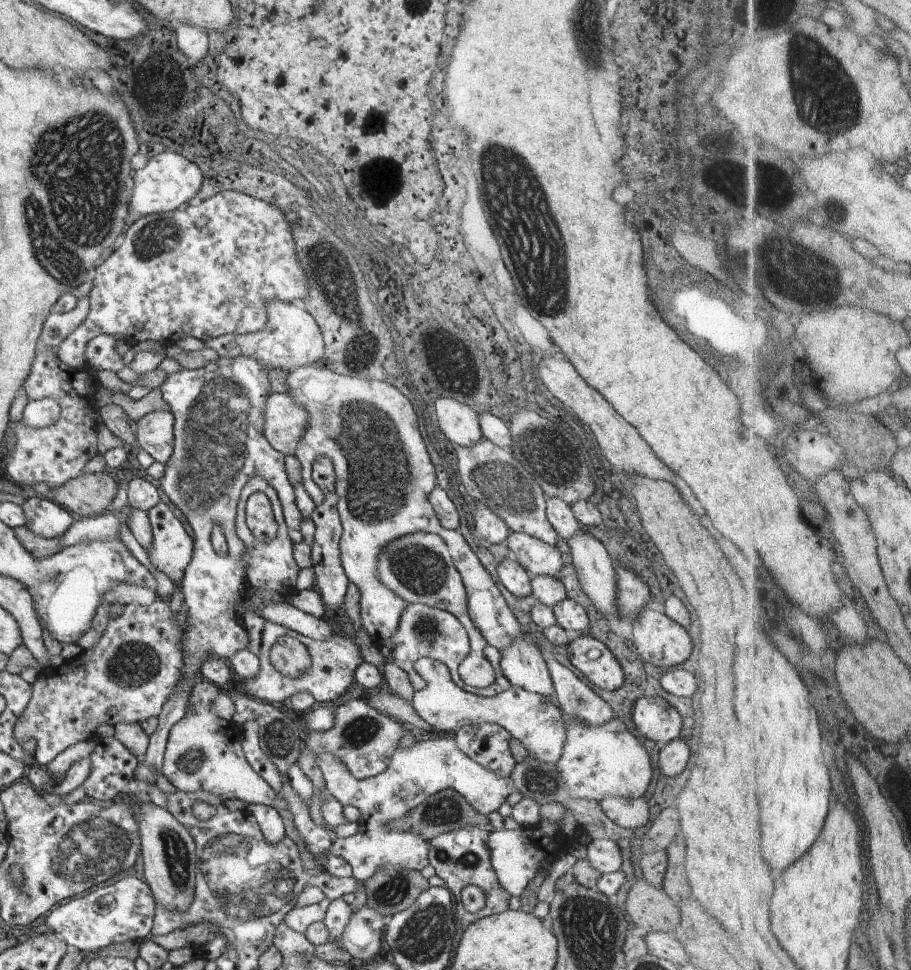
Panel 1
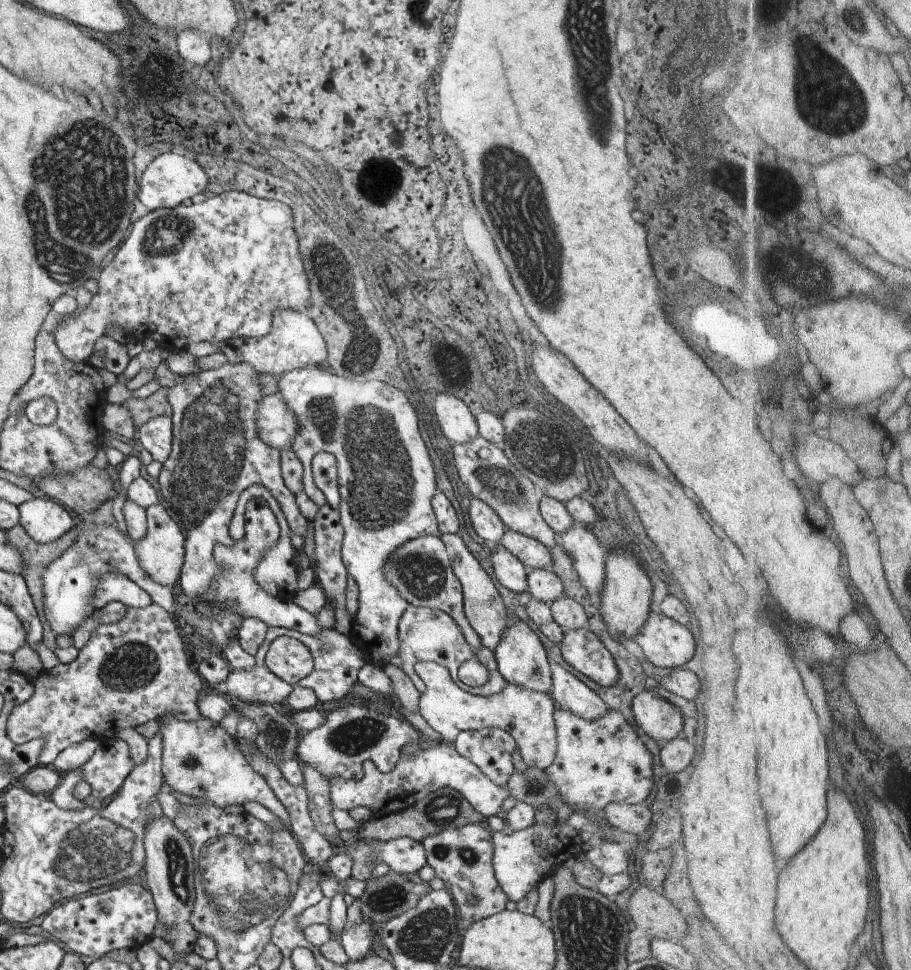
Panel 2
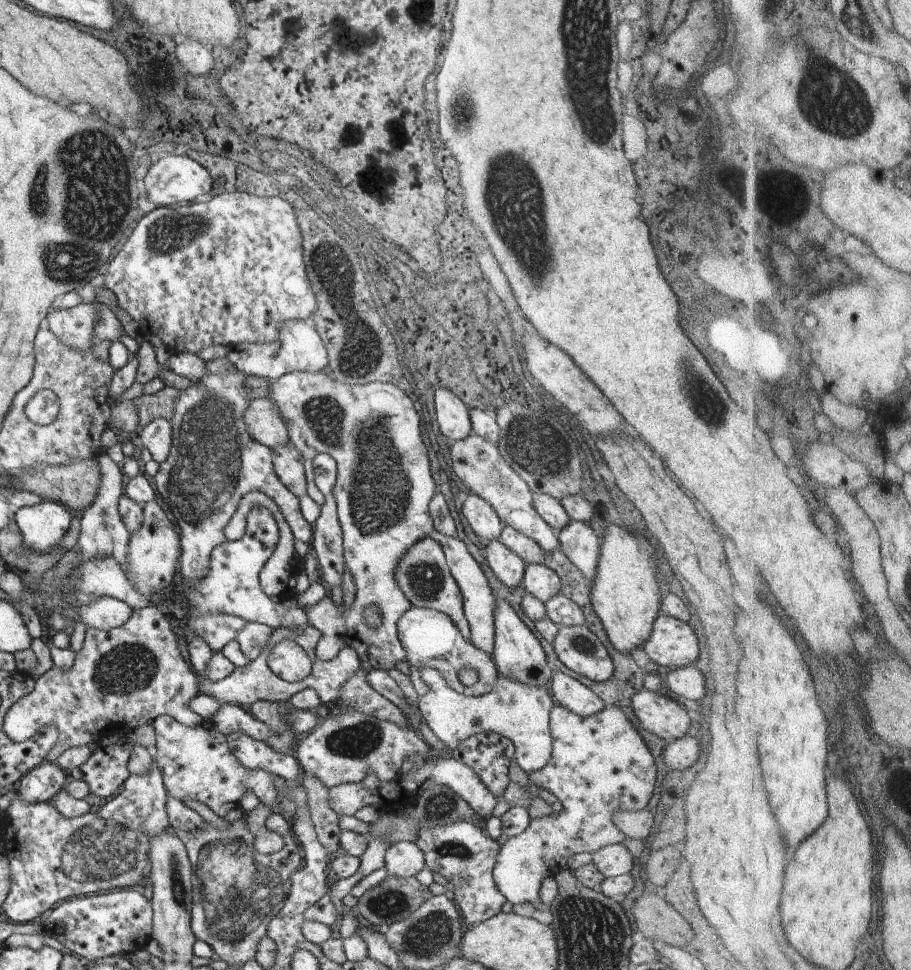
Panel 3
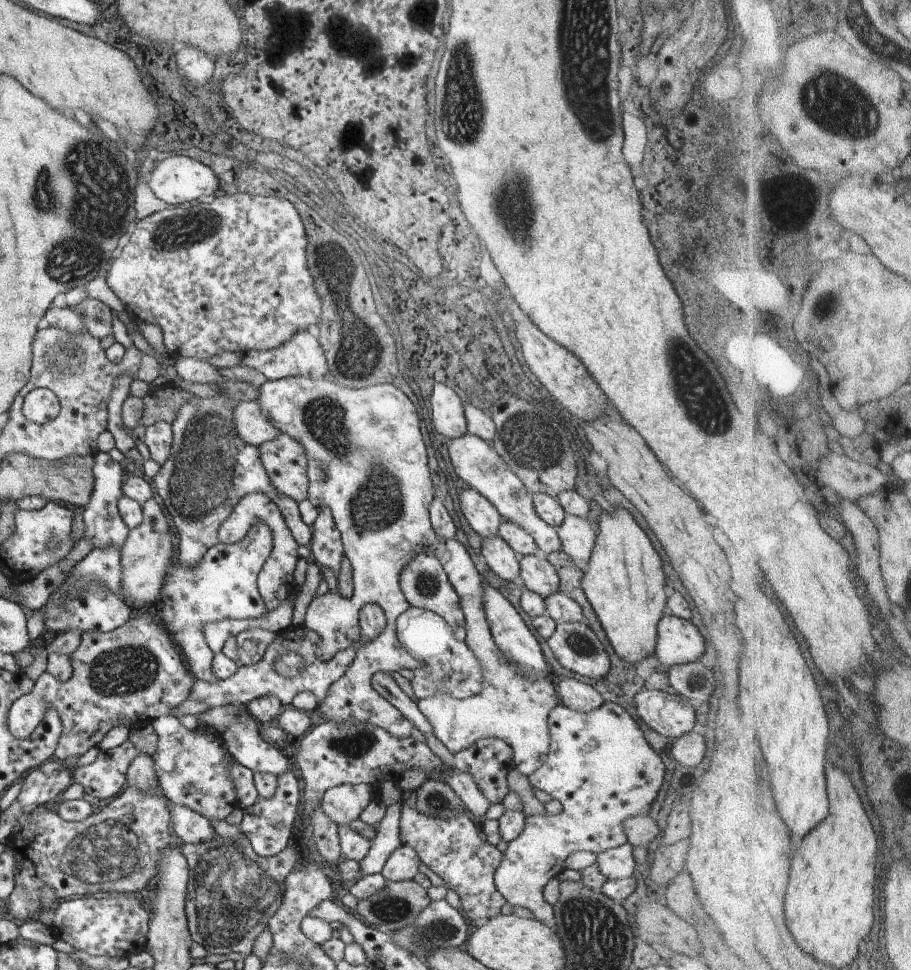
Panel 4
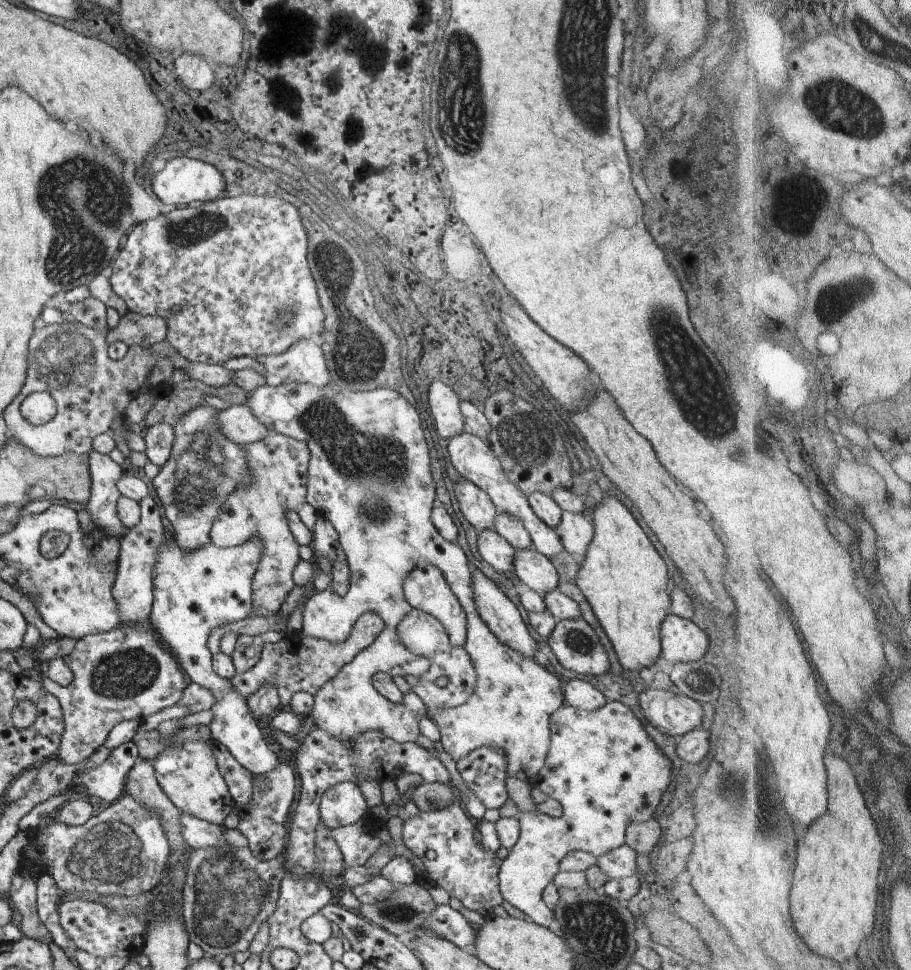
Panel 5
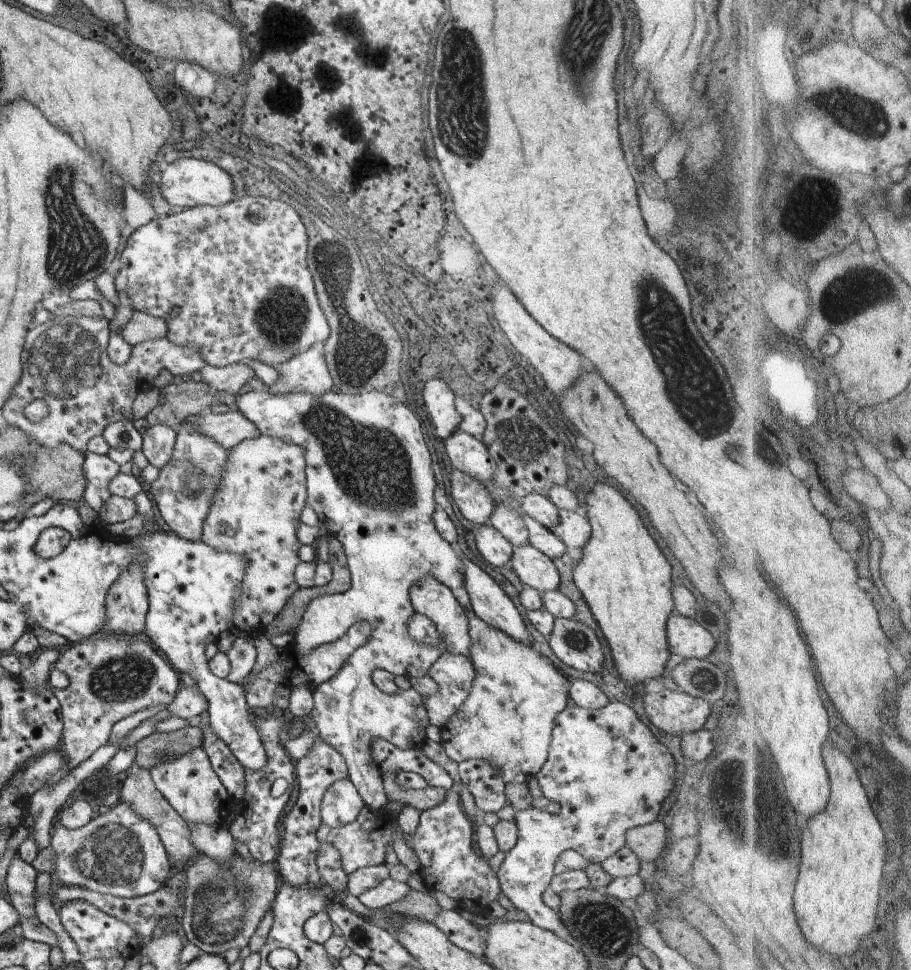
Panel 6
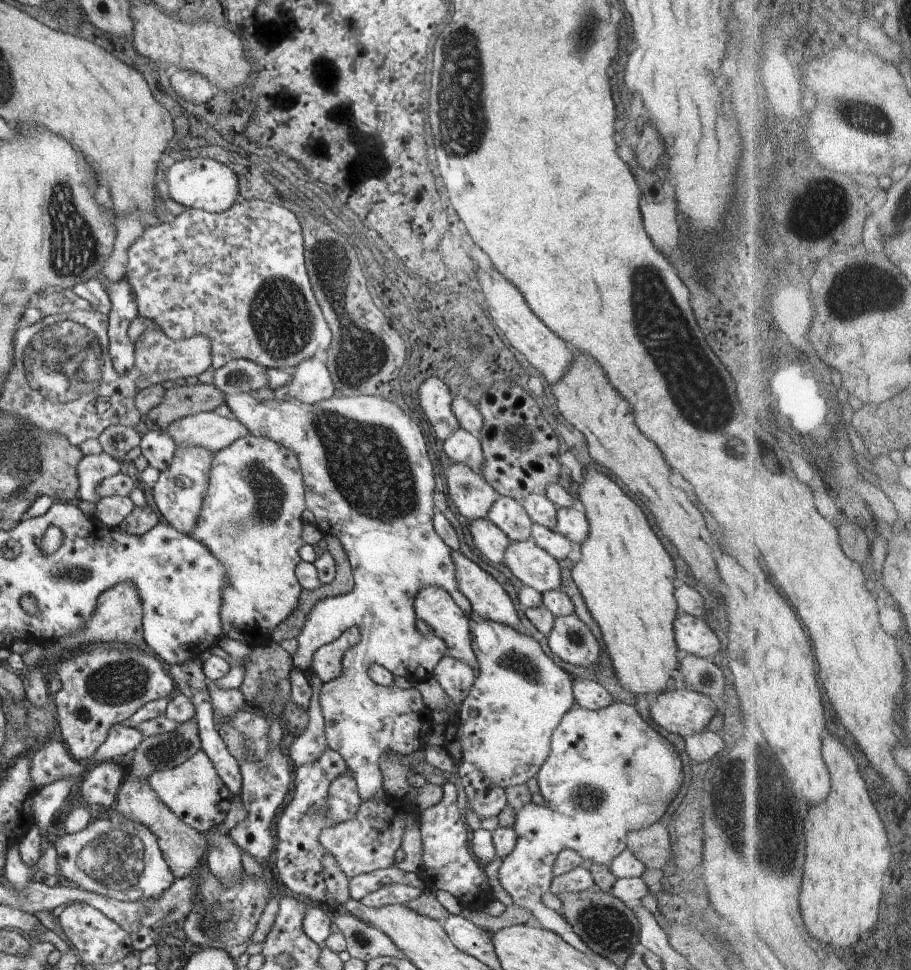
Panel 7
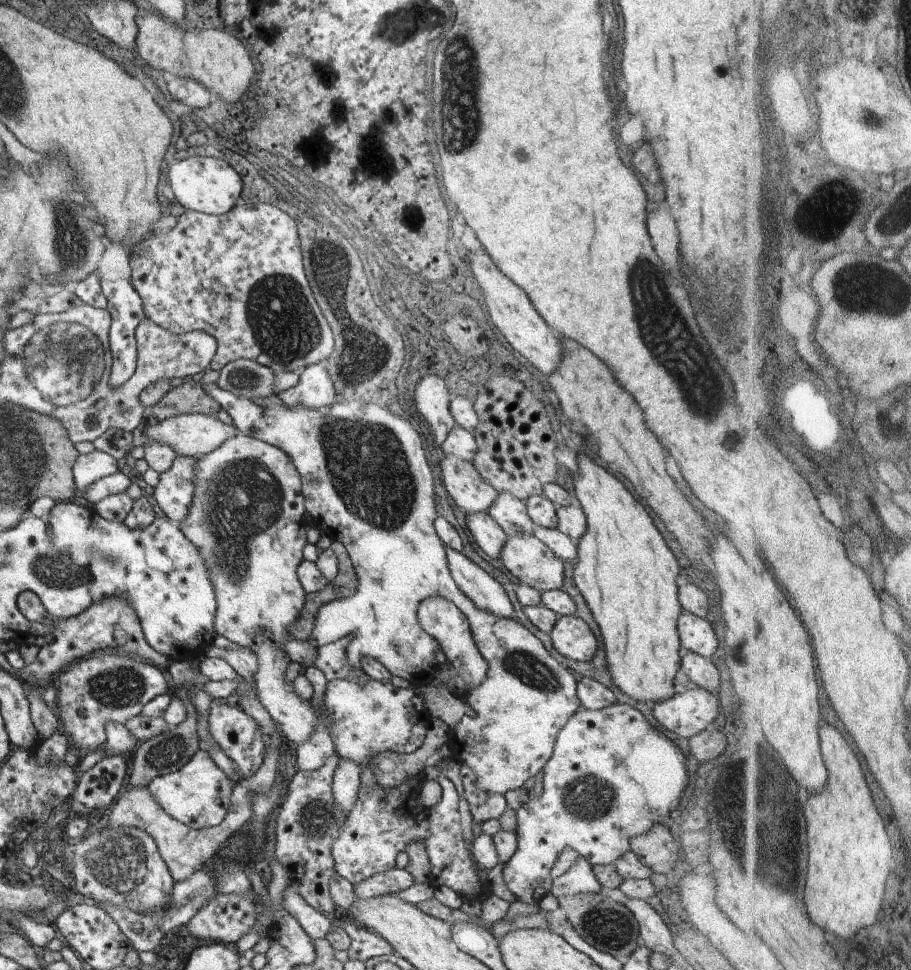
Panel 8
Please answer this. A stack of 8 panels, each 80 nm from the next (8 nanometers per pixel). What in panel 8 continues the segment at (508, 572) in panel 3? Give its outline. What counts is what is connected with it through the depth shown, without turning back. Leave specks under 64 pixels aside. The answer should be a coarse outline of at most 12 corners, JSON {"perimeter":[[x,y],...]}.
{"perimeter":[[487,512],[467,514],[478,548],[498,559],[509,540]]}

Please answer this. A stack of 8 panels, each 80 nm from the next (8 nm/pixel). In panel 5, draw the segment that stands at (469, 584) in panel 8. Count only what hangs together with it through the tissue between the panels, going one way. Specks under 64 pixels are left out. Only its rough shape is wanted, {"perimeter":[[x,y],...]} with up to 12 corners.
{"perimeter":[[477,568],[474,604],[512,652],[536,660],[538,644],[520,610]]}

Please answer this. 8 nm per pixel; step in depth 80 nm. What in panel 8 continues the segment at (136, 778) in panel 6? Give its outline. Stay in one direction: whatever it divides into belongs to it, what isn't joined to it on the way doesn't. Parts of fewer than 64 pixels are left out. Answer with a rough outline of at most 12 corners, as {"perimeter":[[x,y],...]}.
{"perimeter":[[241,778],[224,821],[201,830],[166,814],[147,787],[127,787],[107,827],[152,836],[172,879],[207,867],[253,818]]}

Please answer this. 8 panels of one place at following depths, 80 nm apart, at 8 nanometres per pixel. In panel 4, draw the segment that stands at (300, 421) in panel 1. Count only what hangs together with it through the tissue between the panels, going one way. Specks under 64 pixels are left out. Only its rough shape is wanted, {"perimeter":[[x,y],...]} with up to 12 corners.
{"perimeter":[[257,400],[236,403],[237,435],[259,447],[280,434]]}

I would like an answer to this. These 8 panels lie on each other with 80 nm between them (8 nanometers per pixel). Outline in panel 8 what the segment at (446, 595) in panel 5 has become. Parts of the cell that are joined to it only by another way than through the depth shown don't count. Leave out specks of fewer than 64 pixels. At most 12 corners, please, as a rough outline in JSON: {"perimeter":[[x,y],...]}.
{"perimeter":[[442,596],[424,598],[417,618],[468,688],[489,667],[468,618]]}

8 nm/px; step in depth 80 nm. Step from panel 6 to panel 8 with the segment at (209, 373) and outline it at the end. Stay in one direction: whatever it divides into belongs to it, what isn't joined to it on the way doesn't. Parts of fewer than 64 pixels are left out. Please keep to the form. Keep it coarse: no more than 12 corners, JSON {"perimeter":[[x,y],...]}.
{"perimeter":[[254,360],[220,370],[216,386],[253,401],[275,394],[276,375]]}

